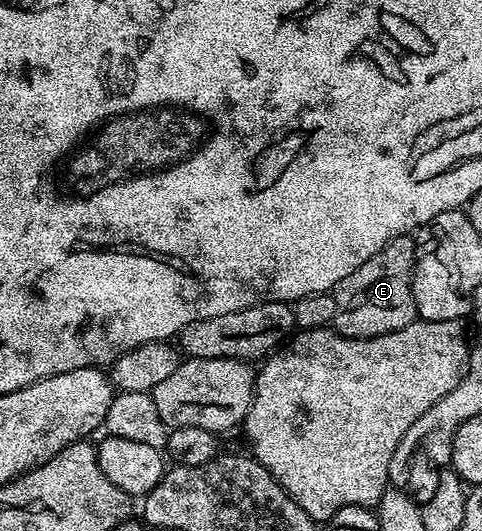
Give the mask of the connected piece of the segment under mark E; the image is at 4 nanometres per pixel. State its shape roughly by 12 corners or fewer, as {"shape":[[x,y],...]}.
{"shape":[[398,236],[333,290],[334,331],[373,338],[416,319],[416,241]]}

